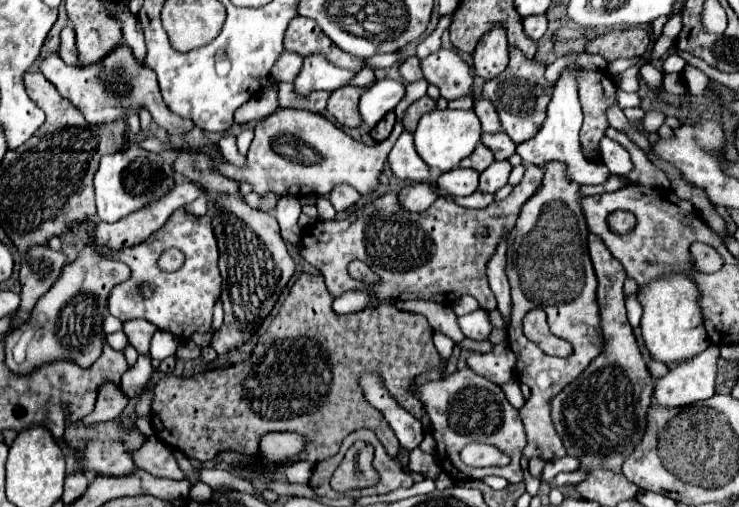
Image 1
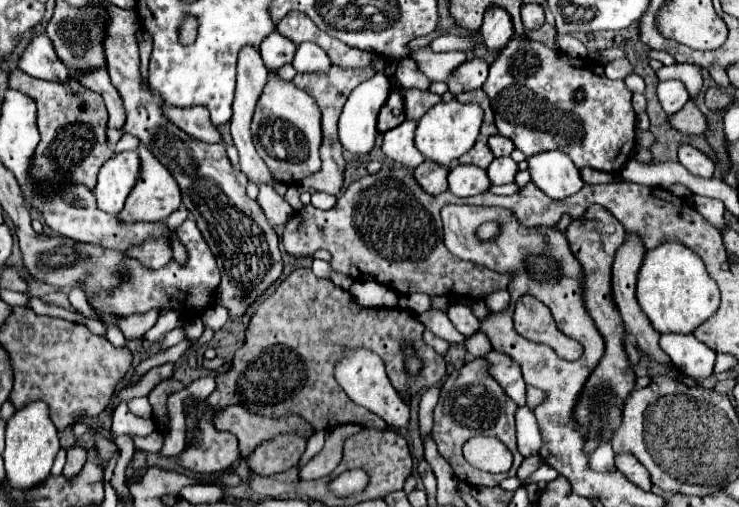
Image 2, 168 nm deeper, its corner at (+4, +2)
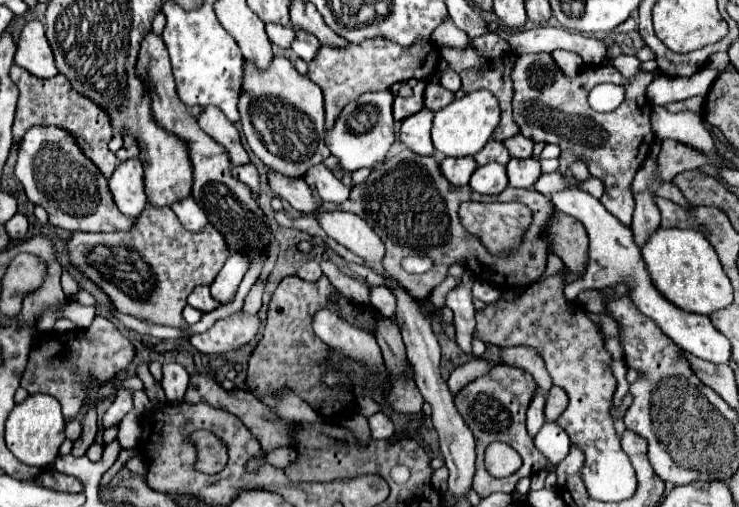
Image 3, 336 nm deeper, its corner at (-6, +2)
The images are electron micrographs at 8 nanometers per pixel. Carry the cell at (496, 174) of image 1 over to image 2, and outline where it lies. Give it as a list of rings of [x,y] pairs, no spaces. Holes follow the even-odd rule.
[[[506,156],[506,158],[494,158],[494,162],[488,166],[488,176],[492,184],[510,184],[514,182],[514,176],[518,172],[518,164]]]

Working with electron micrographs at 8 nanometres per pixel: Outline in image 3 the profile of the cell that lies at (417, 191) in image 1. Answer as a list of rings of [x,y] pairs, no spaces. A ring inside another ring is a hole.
[[[464,156],[464,158],[442,158],[440,160],[440,170],[444,174],[444,178],[452,184],[452,186],[466,186],[472,172],[476,170],[474,158],[472,156]]]

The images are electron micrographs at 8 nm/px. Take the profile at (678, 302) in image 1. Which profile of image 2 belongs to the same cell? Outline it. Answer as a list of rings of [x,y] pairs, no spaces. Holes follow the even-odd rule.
[[[662,242],[646,252],[638,272],[638,302],[658,332],[690,334],[720,306],[720,290],[706,272],[702,258],[680,242]]]

